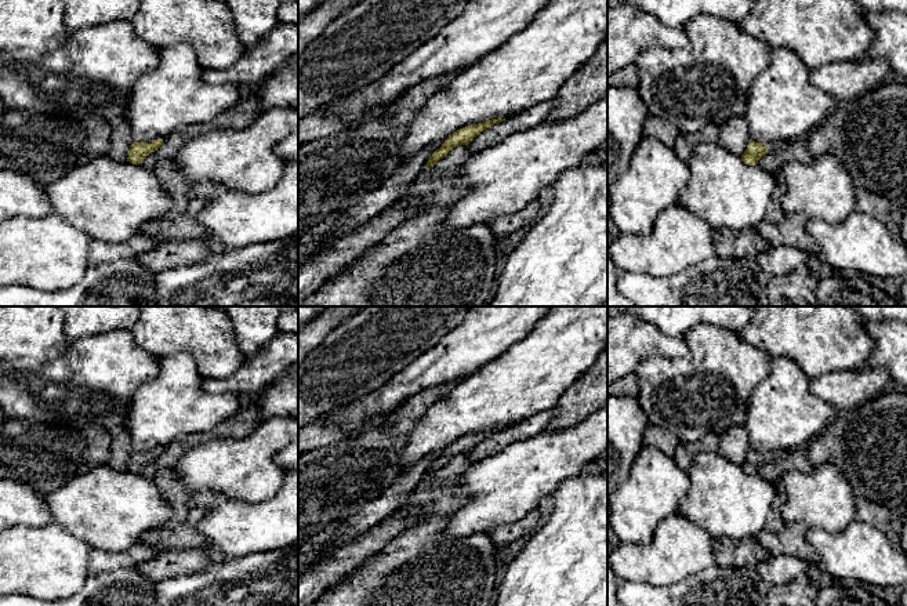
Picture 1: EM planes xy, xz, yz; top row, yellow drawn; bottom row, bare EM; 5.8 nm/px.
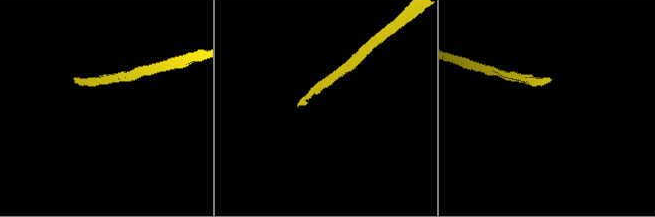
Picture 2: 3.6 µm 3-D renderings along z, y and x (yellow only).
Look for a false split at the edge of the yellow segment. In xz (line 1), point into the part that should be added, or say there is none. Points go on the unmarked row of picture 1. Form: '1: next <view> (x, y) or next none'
1: next none

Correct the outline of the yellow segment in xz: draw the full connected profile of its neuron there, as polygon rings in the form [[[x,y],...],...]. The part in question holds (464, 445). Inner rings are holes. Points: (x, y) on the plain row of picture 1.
[[[491,428],[489,431],[483,431],[479,433],[471,433],[467,436],[462,436],[460,439],[457,439],[456,442],[453,442],[447,449],[445,449],[445,451],[442,453],[442,456],[439,458],[436,458],[432,465],[429,467],[429,469],[425,473],[425,478],[436,473],[440,468],[443,468],[453,457],[458,456],[458,454],[468,454],[476,444],[479,444],[483,439],[504,431],[505,428]]]

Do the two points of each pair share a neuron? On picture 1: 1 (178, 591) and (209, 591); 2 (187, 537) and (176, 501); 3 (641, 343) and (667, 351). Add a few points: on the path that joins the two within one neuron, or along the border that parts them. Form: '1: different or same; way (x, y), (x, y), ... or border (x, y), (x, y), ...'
1: same; way (185, 591), (202, 591)
2: different; border (187, 507), (184, 519), (162, 528)
3: same; way (648, 343), (660, 344)

